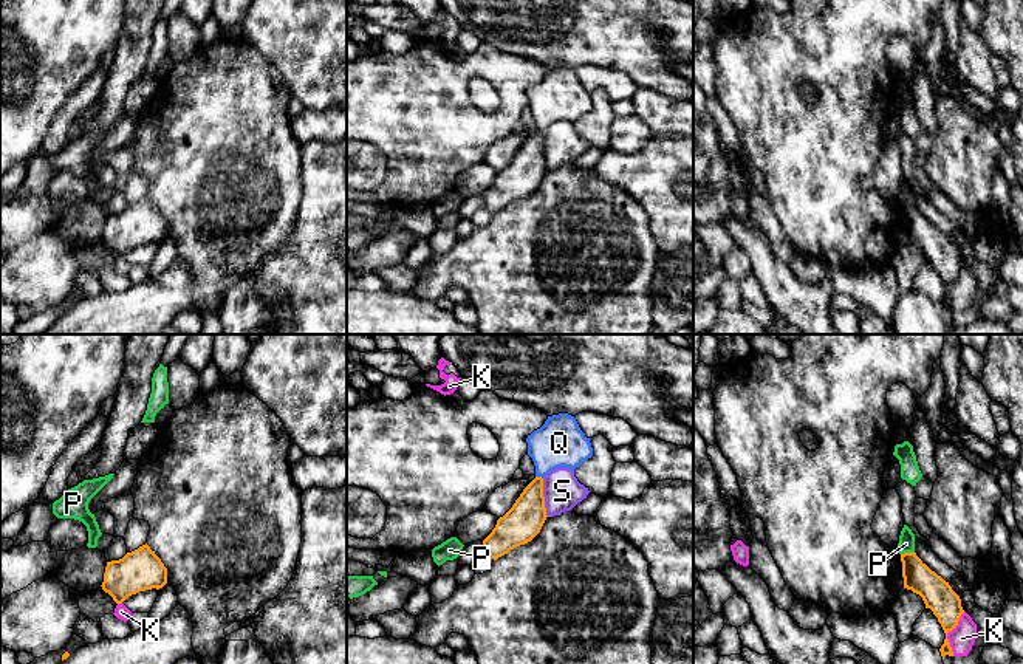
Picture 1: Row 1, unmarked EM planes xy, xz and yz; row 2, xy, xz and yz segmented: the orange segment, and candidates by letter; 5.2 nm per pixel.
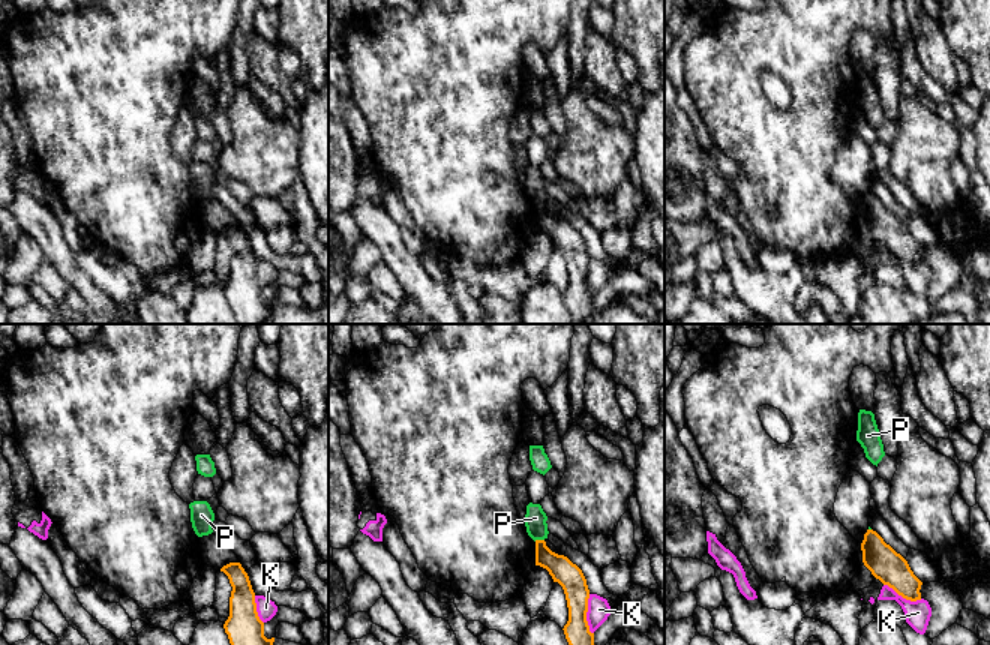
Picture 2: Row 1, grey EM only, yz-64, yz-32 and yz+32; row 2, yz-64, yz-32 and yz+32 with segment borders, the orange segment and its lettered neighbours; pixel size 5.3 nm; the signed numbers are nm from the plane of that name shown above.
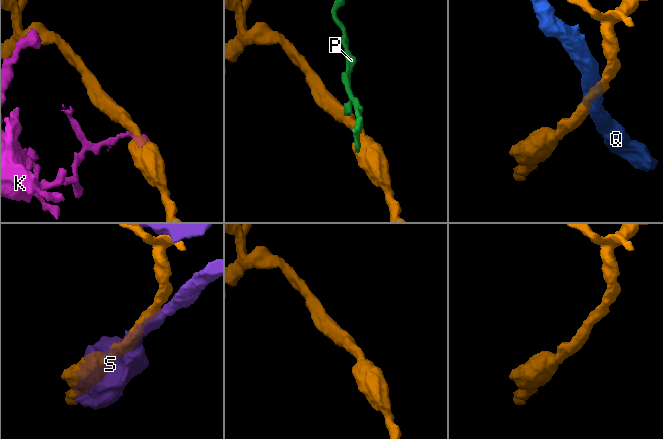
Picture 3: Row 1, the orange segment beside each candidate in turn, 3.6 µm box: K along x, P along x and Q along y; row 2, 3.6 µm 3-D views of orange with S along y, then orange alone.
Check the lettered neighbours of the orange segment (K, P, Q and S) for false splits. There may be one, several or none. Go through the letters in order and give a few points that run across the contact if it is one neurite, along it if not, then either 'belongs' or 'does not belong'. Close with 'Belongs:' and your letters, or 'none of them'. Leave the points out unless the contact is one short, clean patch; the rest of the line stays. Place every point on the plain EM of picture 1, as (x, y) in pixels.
K: does not belong
P: line yz (913, 205), (901, 208); does not belong
Q: does not belong
S: does not belong
Belongs: none of them

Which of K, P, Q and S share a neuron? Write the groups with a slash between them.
K / P / Q / S

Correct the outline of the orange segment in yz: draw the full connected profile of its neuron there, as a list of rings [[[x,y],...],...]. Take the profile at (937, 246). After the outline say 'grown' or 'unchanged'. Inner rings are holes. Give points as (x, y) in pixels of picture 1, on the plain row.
[[[916,206],[901,207],[904,241],[919,248],[941,277],[946,293],[939,305],[944,313],[946,308],[953,310],[947,286],[952,285],[964,266],[960,249],[952,243],[949,235],[932,224]]] | unchanged

